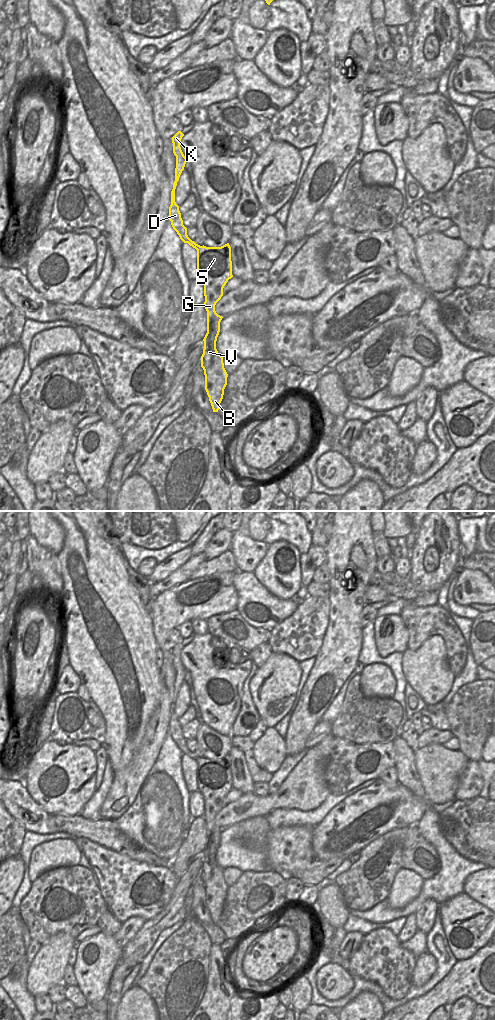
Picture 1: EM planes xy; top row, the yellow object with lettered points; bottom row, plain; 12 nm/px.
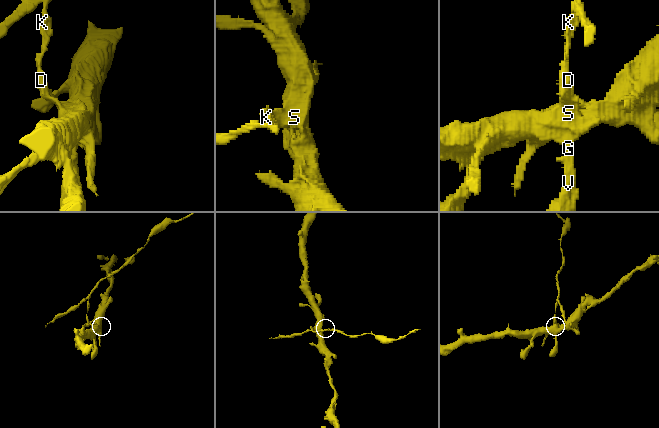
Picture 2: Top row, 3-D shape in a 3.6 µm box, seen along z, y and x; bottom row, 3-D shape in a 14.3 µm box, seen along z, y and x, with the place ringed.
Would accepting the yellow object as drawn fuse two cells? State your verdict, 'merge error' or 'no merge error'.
merge error

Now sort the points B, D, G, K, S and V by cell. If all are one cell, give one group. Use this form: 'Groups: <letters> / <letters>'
Groups: B D G S V / K.

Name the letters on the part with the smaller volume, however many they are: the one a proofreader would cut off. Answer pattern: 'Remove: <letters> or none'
Remove: K

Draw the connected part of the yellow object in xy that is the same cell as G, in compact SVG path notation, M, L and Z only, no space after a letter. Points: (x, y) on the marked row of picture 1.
M175 180L171 191L169 220L180 239L197 250L197 279L204 285L204 307L207 311L207 333L203 339L201 367L204 370L205 390L213 412L218 412L227 385L228 374L224 368L223 356L216 349L220 322L223 317L216 313L215 305L223 296L224 286L233 277L231 247L229 243L221 247L200 246L188 237L179 206L175 202L176 186Z

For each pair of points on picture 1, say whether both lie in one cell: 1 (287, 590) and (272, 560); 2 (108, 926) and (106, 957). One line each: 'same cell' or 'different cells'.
1: same cell
2: different cells

